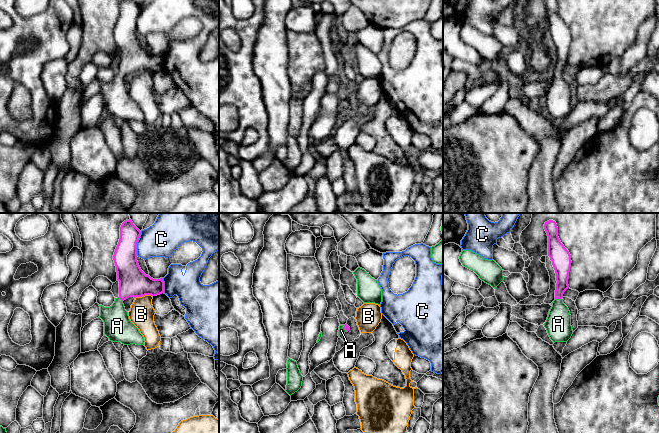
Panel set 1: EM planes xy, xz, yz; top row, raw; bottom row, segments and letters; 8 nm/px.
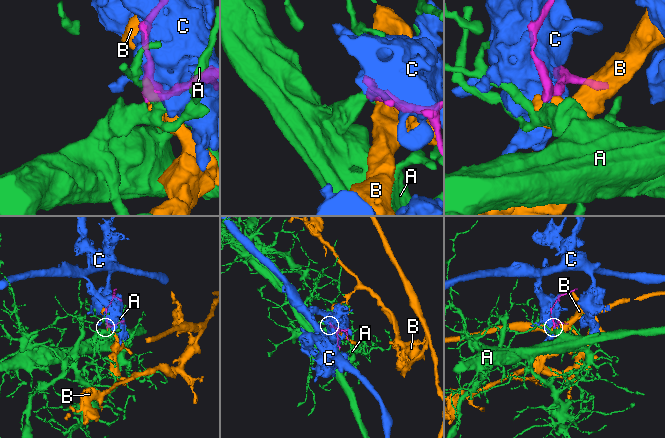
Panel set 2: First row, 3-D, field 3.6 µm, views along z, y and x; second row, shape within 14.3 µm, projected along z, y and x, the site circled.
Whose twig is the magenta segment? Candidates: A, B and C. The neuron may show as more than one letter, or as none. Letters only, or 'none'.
A

